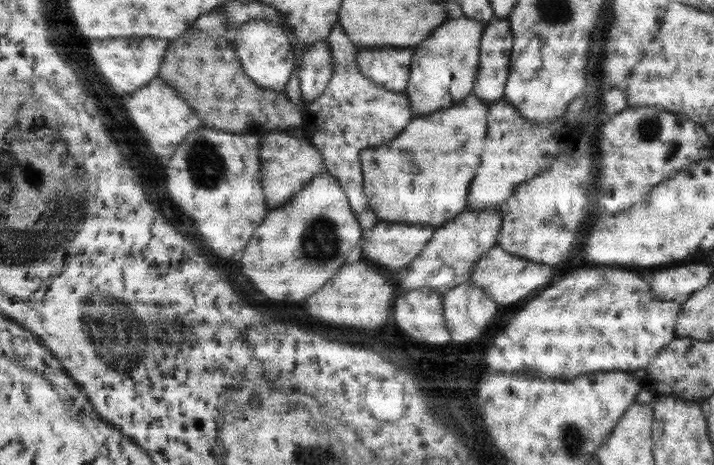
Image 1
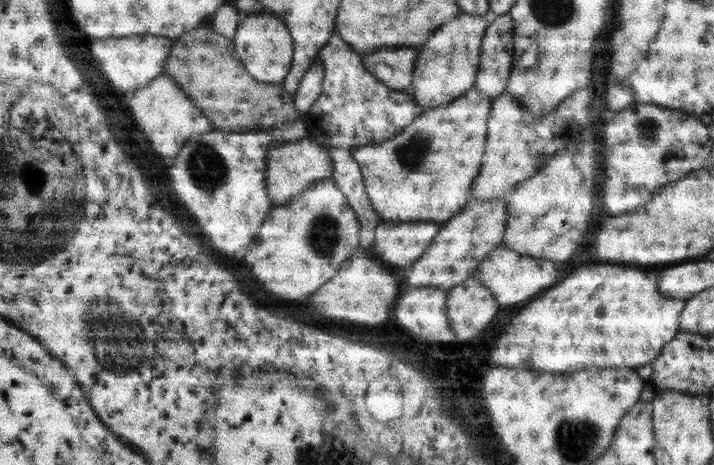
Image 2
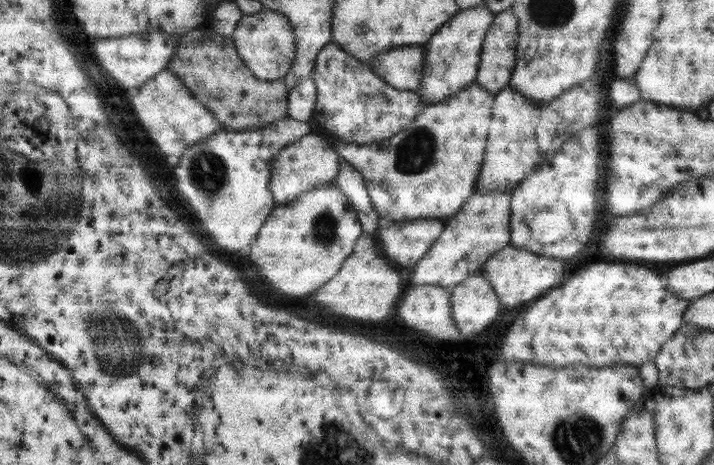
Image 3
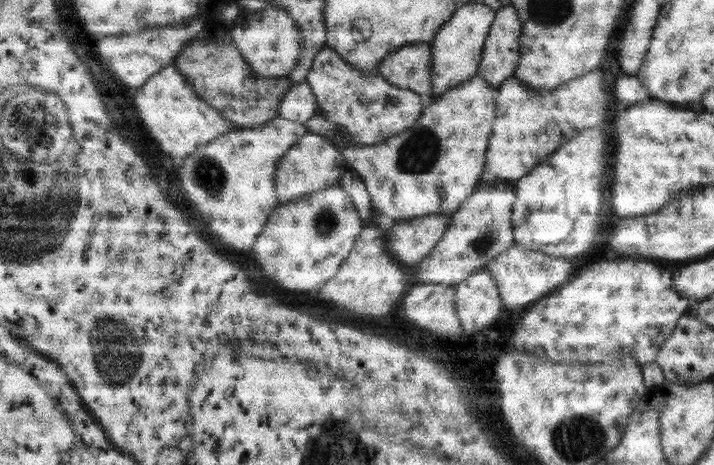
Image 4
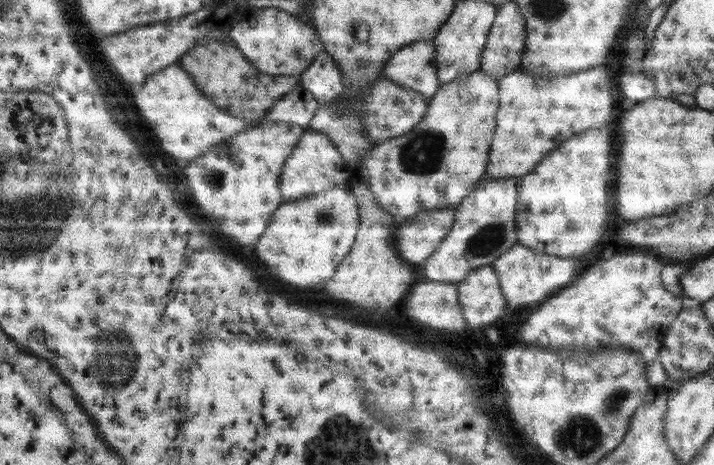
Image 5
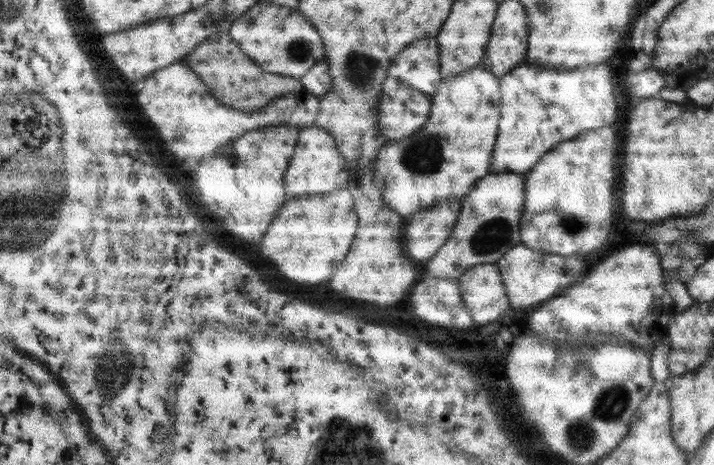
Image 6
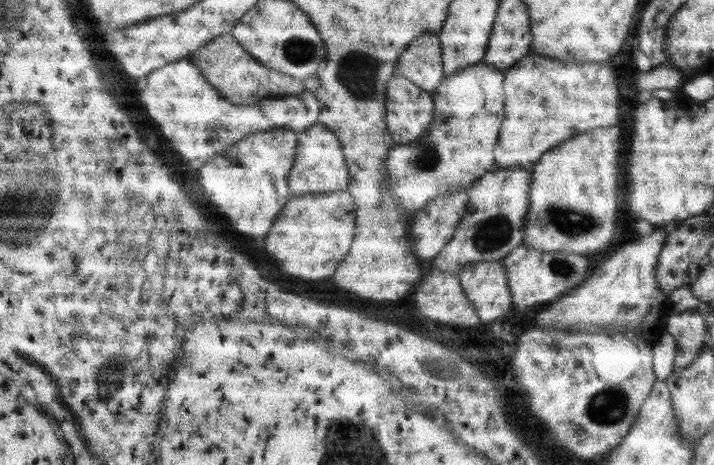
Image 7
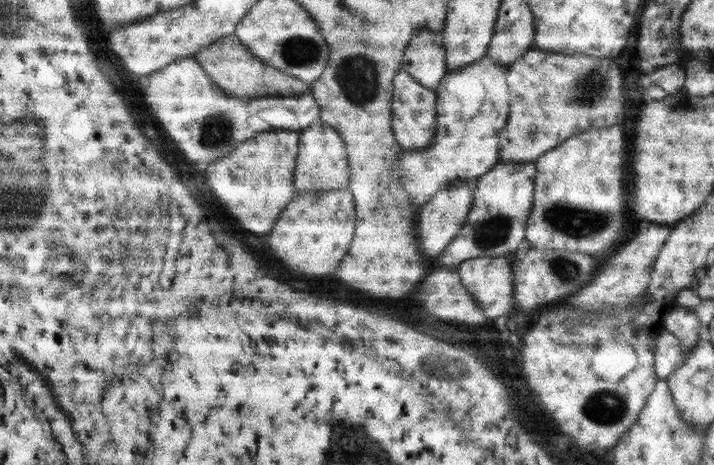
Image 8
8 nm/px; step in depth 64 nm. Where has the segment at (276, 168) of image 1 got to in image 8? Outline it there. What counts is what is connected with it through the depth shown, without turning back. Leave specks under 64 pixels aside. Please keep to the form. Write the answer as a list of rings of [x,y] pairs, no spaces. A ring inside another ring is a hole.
[[[318,120],[298,133],[298,145],[292,183],[295,191],[339,190],[348,188],[346,152],[339,135],[327,123]]]

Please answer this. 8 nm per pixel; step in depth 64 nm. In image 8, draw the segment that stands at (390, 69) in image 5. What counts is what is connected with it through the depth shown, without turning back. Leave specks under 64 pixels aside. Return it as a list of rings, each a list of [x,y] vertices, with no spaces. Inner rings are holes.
[[[431,27],[417,30],[417,34],[409,40],[403,52],[401,65],[401,69],[411,76],[415,82],[418,82],[427,90],[433,91],[447,72],[440,33],[434,33]]]

